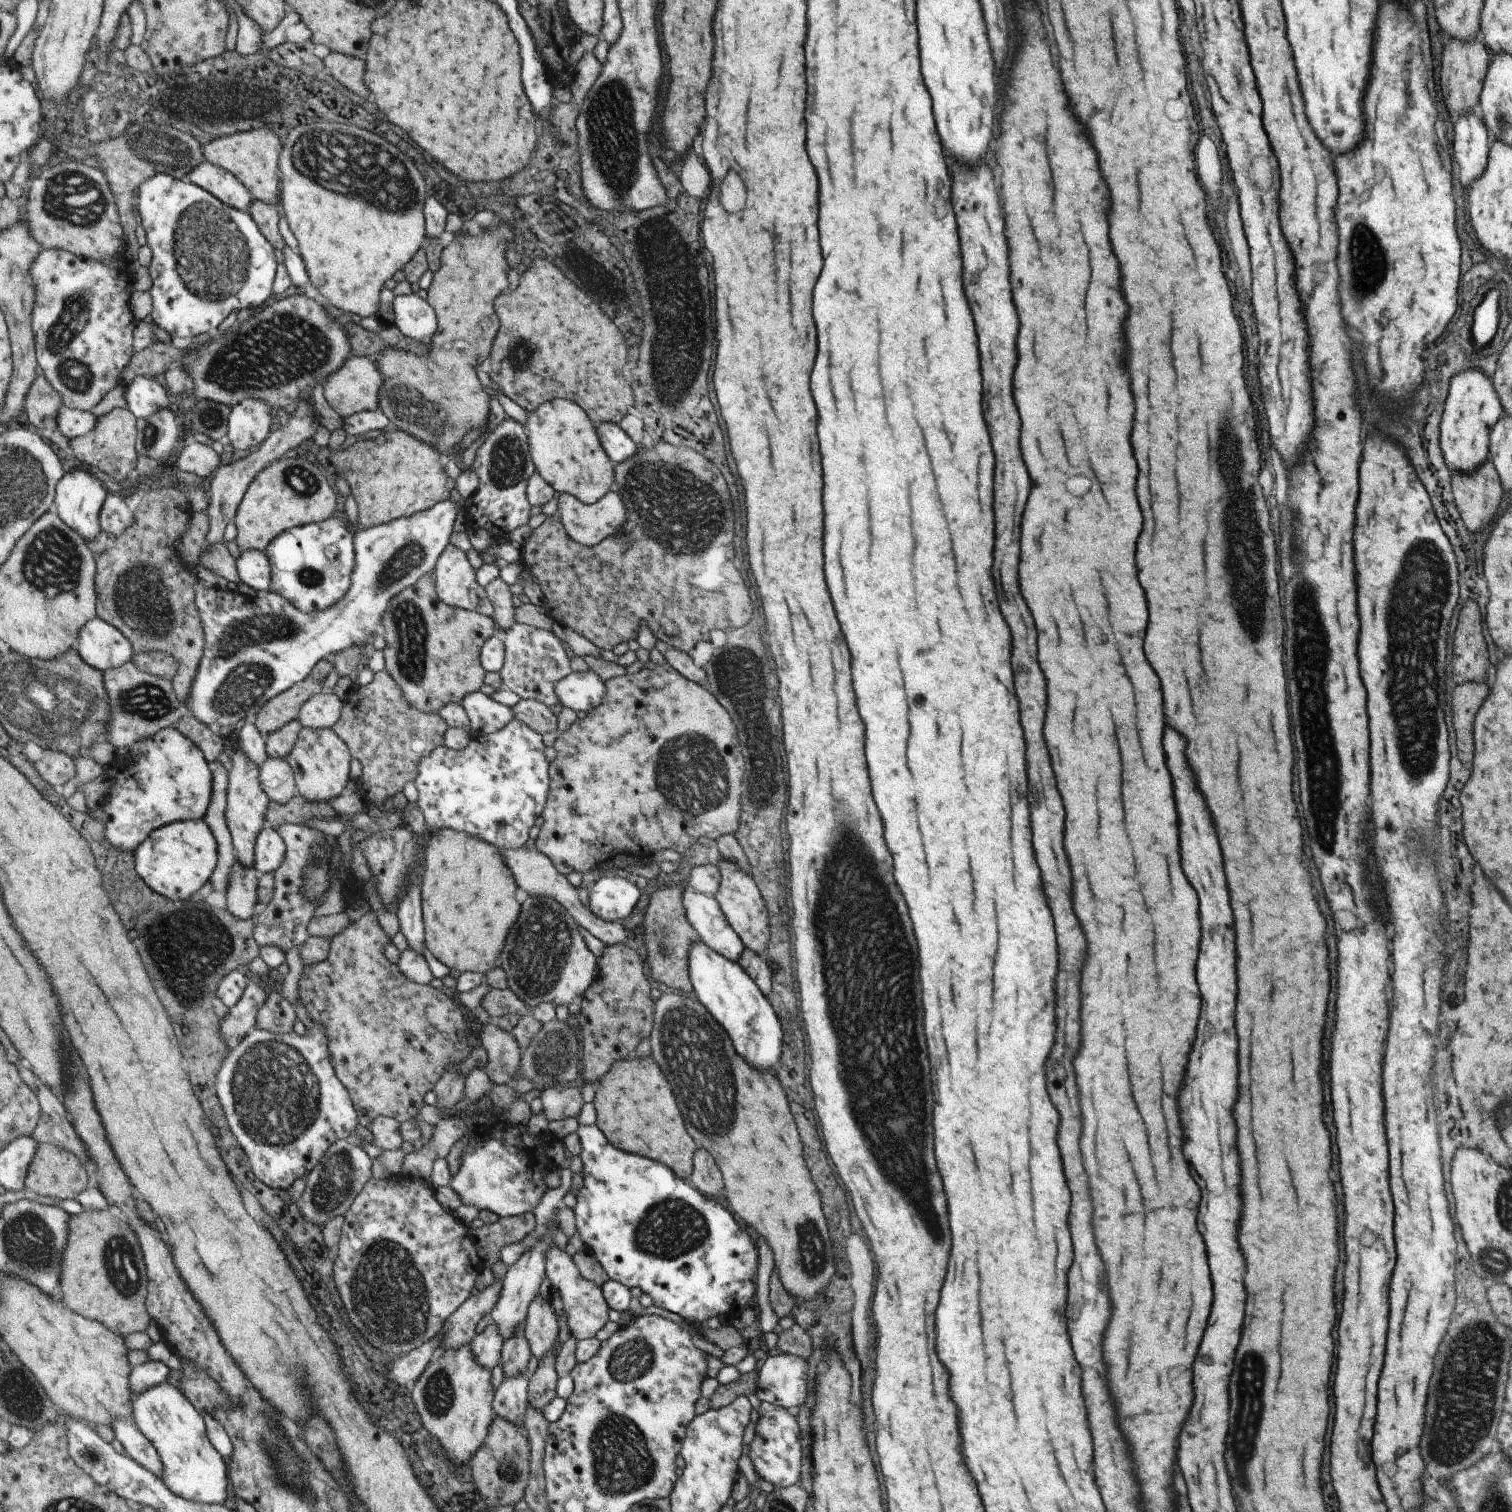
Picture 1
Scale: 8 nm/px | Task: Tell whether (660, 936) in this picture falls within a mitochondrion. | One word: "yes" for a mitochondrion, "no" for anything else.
yes

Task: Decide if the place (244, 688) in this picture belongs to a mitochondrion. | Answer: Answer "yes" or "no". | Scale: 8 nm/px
yes

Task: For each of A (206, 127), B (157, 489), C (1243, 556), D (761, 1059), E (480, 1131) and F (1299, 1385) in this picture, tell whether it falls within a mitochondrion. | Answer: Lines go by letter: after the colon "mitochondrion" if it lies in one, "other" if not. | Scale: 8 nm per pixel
A: mitochondrion
B: other
C: mitochondrion
D: other
E: other
F: other

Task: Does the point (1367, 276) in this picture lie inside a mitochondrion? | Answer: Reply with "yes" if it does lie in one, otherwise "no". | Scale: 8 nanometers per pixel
yes

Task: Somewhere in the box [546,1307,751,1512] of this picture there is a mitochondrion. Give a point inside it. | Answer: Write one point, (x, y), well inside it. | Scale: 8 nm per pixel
(621, 1463)

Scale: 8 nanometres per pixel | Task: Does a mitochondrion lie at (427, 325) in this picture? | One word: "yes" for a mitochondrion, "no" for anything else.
no

